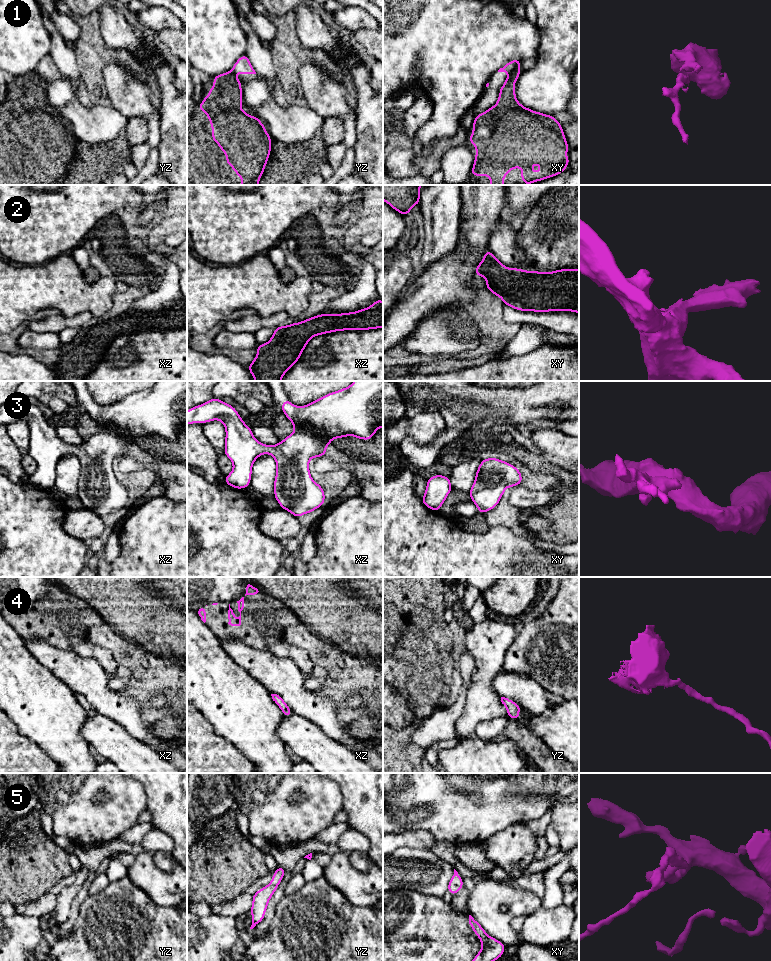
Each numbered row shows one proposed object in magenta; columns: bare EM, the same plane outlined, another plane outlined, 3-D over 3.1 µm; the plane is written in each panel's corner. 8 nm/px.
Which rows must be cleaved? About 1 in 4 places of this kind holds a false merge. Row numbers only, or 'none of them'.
1

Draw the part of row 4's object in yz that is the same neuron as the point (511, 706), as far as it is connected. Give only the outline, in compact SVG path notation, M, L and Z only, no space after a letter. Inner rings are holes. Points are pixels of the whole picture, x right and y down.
M501 697L501 702L507 709L508 718L518 720L521 710L520 706L516 702L505 697Z

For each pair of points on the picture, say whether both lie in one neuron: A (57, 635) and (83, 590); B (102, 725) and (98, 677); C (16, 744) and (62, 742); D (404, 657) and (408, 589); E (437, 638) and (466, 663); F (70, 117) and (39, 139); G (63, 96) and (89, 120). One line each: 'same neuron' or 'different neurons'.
A: different neurons
B: different neurons
C: different neurons
D: same neuron
E: different neurons
F: different neurons
G: different neurons

